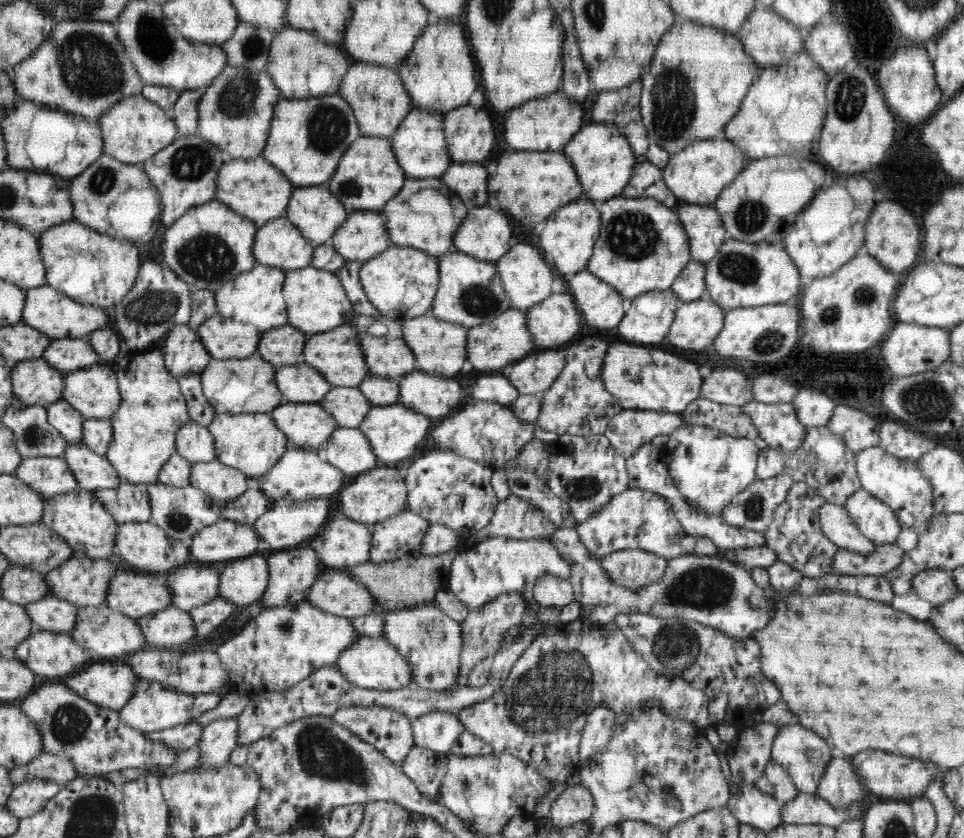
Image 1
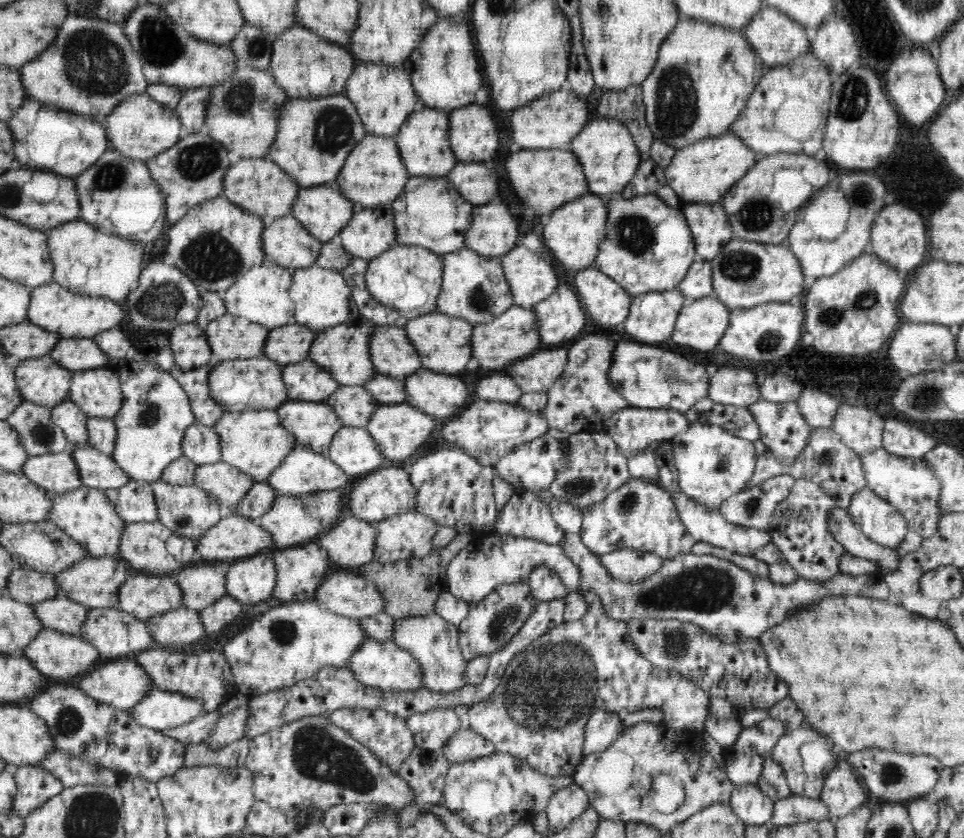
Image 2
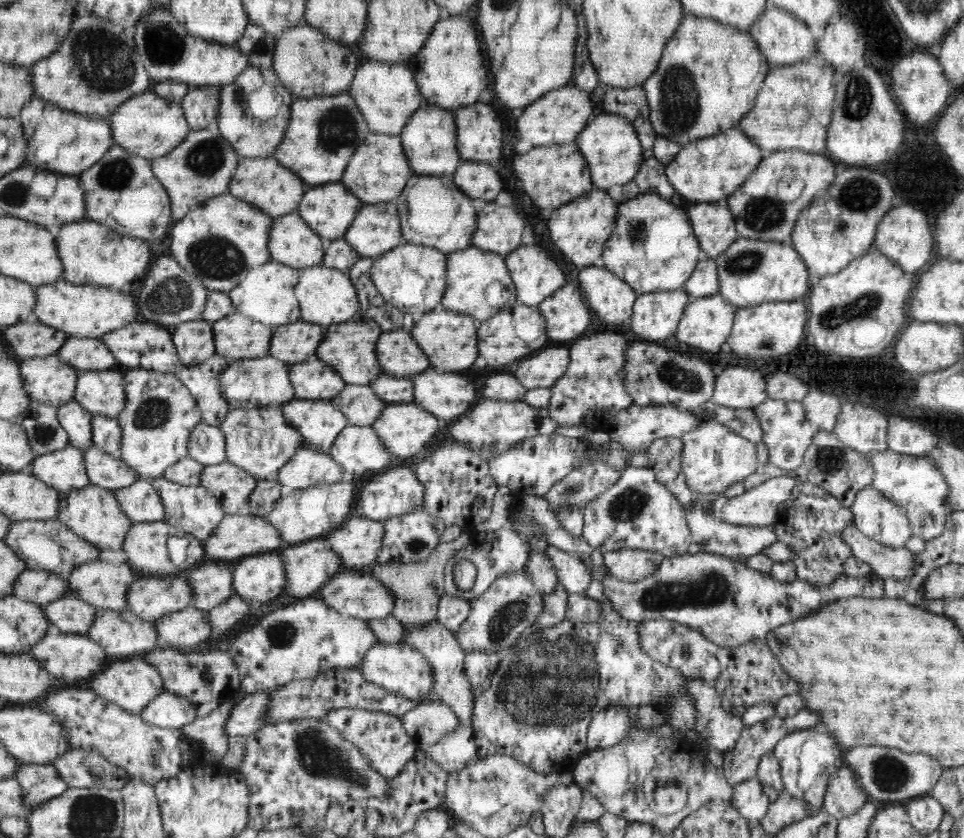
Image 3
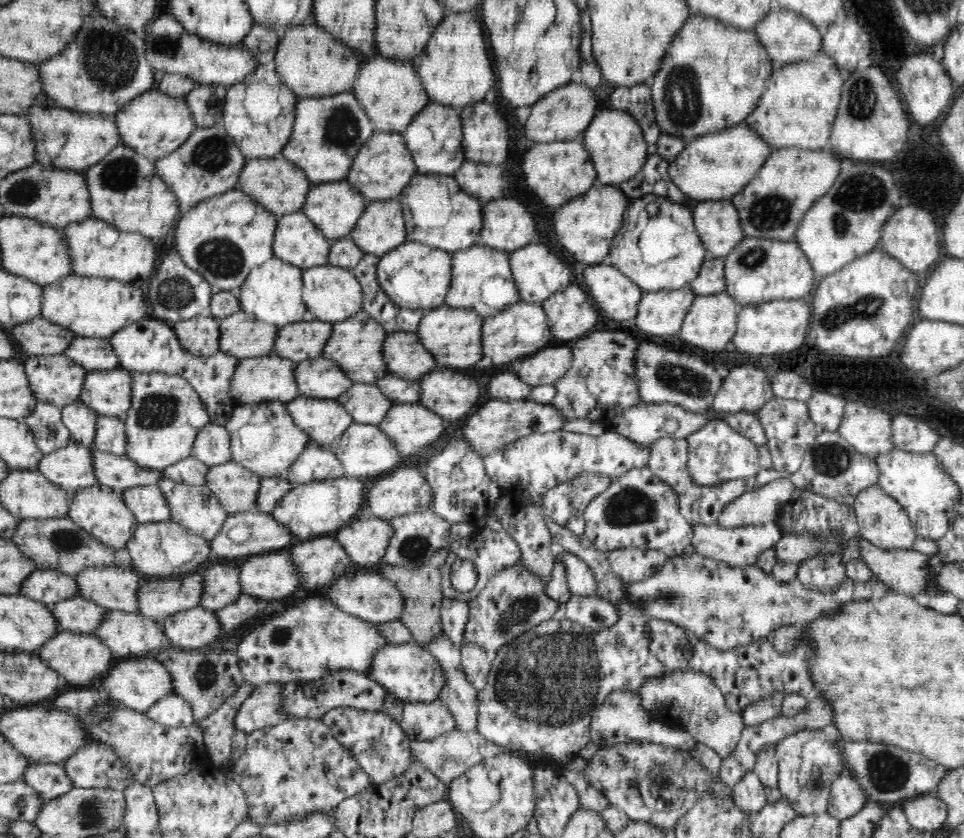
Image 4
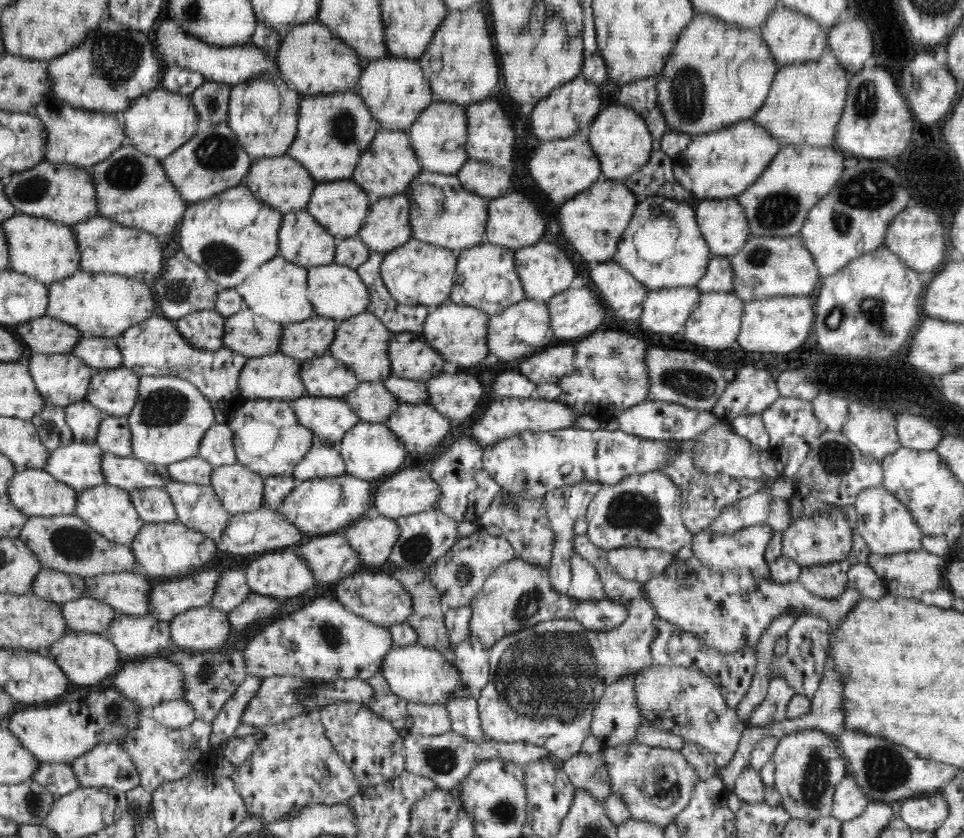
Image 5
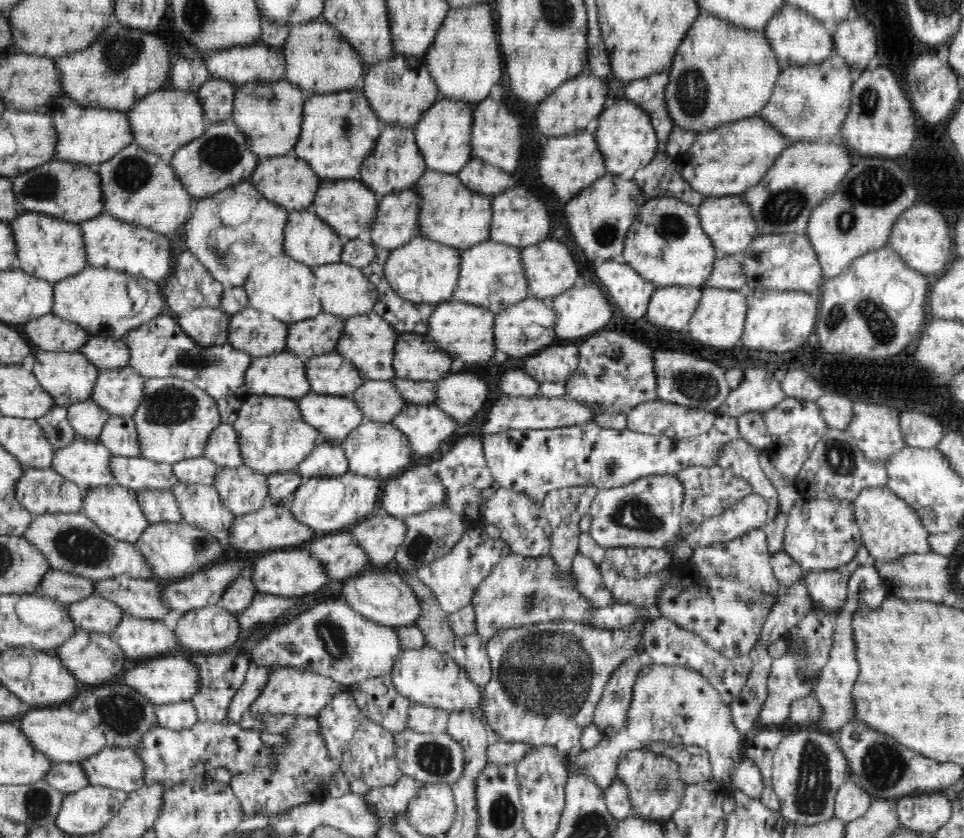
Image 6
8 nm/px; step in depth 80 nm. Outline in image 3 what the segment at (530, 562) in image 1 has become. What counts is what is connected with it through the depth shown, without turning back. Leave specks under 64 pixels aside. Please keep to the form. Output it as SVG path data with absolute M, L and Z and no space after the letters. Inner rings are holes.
M504 526L496 532L480 532L478 530L472 531L472 536L466 544L466 548L458 550L457 554L447 563L445 568L444 581L446 583L445 594L466 600L468 602L476 600L478 596L484 594L486 590L489 590L490 586L494 584L494 580L498 580L503 574L510 574L517 570L525 570L528 566L528 560L532 559L532 553L530 553L530 545L524 542L522 538L511 528ZM551 545L547 549L546 557L556 568L559 583L565 586L568 594L586 596L593 581L593 575L579 557ZM460 560L470 560L473 564L476 564L476 584L472 591L460 591L460 589L451 585L454 580L453 567L456 566L456 562Z

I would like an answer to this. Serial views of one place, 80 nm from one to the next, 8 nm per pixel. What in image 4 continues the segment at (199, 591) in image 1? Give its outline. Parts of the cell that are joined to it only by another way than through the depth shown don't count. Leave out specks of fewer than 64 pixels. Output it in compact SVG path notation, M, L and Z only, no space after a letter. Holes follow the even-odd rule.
M209 566L203 574L205 592L200 599L200 605L211 611L220 610L238 601L243 594L242 586L238 582L238 568L228 566Z

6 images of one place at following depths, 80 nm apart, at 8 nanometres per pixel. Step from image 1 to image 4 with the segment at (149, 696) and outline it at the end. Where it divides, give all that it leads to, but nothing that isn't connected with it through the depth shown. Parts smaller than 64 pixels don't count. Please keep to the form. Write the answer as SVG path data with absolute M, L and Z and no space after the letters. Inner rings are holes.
M175 692L158 700L147 713L150 719L165 727L185 727L196 721L191 704Z

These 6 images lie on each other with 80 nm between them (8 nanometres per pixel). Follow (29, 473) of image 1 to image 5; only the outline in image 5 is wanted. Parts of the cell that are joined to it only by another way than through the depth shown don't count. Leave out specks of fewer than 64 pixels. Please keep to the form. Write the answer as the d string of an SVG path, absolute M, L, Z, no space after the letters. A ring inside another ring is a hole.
M73 440L68 446L49 453L44 464L47 473L78 492L106 483L102 473L102 454L95 442Z

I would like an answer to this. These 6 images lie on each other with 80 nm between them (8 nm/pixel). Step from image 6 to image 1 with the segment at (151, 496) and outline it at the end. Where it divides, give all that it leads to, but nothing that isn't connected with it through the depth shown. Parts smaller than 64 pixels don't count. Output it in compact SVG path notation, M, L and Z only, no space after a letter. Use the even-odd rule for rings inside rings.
M121 482L118 488L95 491L96 497L119 525L128 522L149 522L152 509L145 484Z

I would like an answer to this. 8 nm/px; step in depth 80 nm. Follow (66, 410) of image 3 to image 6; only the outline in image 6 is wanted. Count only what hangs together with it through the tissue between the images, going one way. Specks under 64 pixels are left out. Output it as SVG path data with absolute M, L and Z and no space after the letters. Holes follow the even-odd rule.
M91 398L67 406L68 421L74 427L77 439L98 440L110 414Z

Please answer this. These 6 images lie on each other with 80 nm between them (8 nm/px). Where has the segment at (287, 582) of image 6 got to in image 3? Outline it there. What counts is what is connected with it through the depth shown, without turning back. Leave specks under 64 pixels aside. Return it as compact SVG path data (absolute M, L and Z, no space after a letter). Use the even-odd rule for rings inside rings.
M276 552L242 558L233 572L233 588L244 602L267 603L285 592L287 575L284 562Z

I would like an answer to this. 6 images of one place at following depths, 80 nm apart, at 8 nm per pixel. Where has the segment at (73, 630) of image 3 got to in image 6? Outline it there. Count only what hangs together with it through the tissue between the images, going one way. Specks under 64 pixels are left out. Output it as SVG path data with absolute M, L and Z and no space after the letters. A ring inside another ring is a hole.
M94 594L81 602L67 605L67 612L78 630L102 634L111 634L124 614L120 606Z

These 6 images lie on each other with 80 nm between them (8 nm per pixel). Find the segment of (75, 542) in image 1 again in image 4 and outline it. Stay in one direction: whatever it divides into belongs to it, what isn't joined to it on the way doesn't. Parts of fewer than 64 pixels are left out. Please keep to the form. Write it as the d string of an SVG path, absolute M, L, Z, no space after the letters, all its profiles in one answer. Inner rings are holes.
M100 483L70 493L69 500L68 519L112 550L119 551L126 548L139 526L135 515L124 502L122 492L100 485Z

